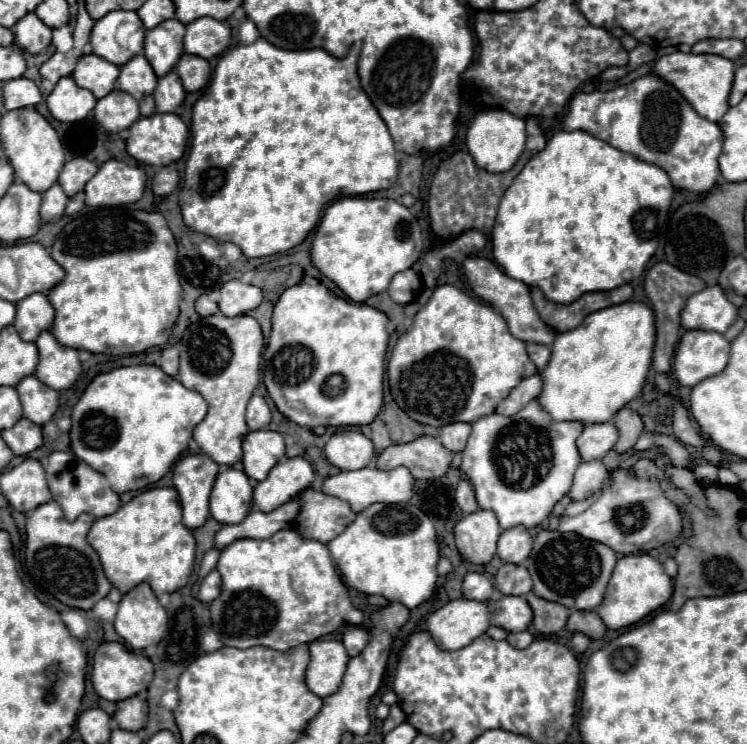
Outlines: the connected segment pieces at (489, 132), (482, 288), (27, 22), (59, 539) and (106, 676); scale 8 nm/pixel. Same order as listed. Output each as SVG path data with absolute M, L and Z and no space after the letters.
M505 109L479 111L469 123L465 143L467 143L471 157L475 159L477 167L481 167L489 173L509 171L525 149L525 121L507 113Z
M467 257L463 261L463 273L467 277L469 287L473 289L473 293L477 297L481 297L483 301L487 301L491 307L495 307L507 321L509 331L525 341L525 343L541 343L541 345L551 345L555 341L557 331L549 325L545 325L531 301L531 293L529 287L523 281L515 281L509 275L505 275L497 265L493 265L489 259L477 259L477 257Z
M27 13L11 31L15 33L15 43L33 55L41 53L51 43L51 29L35 13Z
M55 501L39 505L37 509L33 509L33 513L27 515L25 565L31 577L61 603L77 609L93 609L93 605L107 597L111 589L111 583L103 573L99 555L87 543L91 525L93 517L89 513L79 515L75 521L67 521Z
M101 643L93 657L91 681L99 697L107 701L121 701L145 691L153 681L153 671L153 663L145 655L129 651L123 643Z

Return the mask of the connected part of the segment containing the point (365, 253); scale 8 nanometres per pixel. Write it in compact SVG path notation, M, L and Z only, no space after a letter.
M353 196L331 203L315 231L313 265L357 303L383 293L395 273L409 269L423 253L423 237L417 217L395 199Z

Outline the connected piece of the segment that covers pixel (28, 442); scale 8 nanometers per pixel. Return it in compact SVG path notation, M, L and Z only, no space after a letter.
M21 419L17 425L13 425L11 429L1 431L5 443L9 445L9 449L15 455L27 455L33 449L43 445L43 437L41 437L41 427L29 419Z

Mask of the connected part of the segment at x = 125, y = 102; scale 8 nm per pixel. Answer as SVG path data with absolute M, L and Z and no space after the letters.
M115 89L97 101L93 117L105 131L119 133L123 129L129 129L133 121L141 117L139 103L133 97L129 97L129 93L121 93L119 89Z

